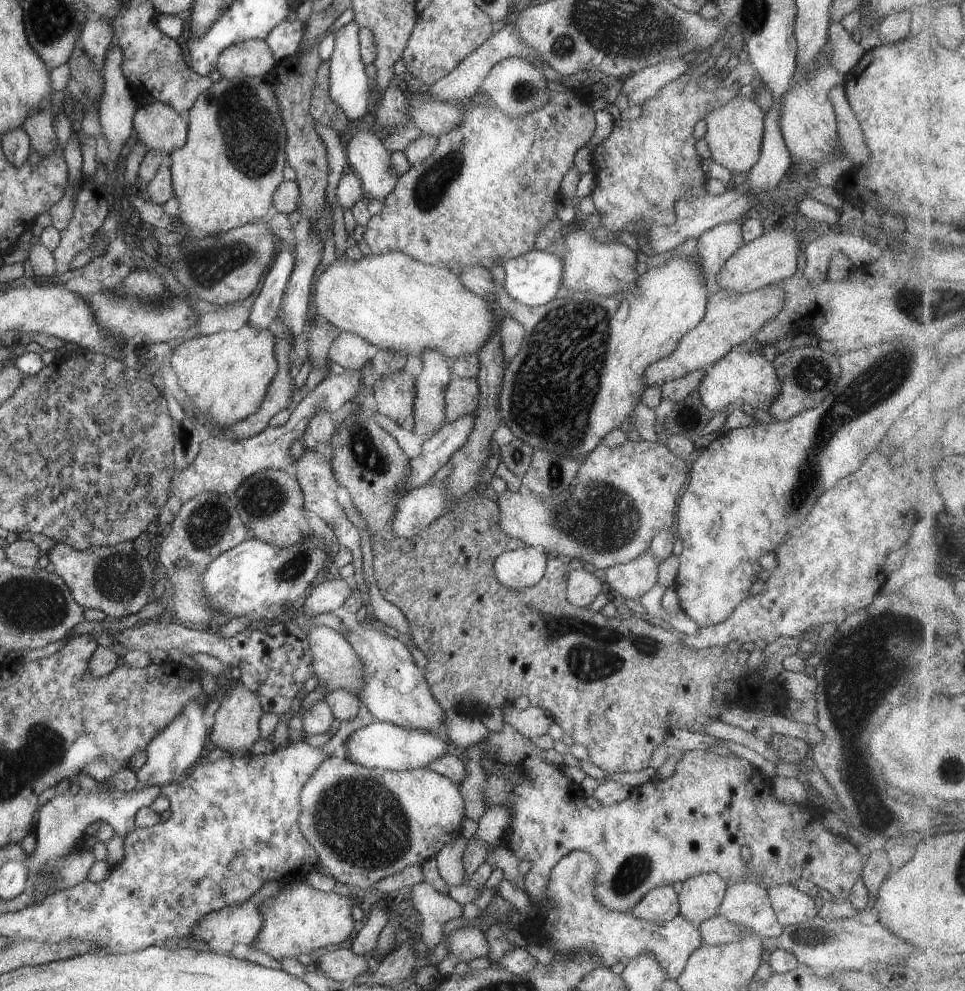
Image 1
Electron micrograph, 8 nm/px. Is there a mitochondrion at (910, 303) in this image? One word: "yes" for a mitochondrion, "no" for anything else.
yes

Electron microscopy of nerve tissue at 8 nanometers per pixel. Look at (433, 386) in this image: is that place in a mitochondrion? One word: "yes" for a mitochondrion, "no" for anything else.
no

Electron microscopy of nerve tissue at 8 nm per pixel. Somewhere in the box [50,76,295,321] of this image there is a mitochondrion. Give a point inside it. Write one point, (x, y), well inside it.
(253, 152)

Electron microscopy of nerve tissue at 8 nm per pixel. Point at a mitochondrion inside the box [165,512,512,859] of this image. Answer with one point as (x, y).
(288, 570)

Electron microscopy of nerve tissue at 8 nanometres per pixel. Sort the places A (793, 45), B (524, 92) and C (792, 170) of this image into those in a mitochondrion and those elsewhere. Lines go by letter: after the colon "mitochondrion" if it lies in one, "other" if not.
A: other
B: mitochondrion
C: other

